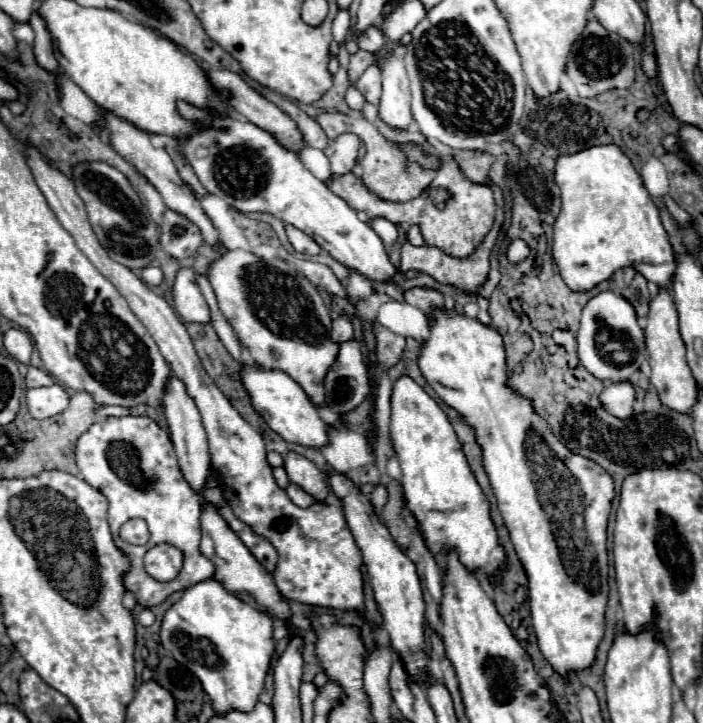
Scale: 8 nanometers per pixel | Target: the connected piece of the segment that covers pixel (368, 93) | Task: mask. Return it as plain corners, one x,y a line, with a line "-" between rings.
376,65
368,67
360,79
356,81
356,89
364,95
364,99
372,105
378,105
382,95
382,83
380,83
380,69

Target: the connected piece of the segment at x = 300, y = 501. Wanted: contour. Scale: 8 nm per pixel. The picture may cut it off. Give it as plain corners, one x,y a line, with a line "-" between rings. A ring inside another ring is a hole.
290,483
288,487
286,487
286,493
288,493
288,497
298,505
298,507
310,507
312,503
316,503
300,485
296,485
296,483

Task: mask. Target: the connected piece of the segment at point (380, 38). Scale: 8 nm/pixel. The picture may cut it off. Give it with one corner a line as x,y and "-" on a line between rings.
370,25
357,40
358,45
360,45
360,49
364,49
364,51
380,51
380,49
384,49
384,51
390,51
392,49
392,41
386,41
384,39
384,35
382,35
382,31
380,29
376,29
376,25

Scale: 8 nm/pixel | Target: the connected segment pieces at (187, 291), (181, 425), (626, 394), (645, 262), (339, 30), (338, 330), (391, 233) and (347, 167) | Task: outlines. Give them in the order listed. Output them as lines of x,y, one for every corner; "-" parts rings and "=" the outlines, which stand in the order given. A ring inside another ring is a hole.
180,269
176,283
172,287
174,307
184,321
190,323
210,323
210,309
202,297
200,287
194,281
194,269
=
172,377
168,381
166,395
164,395
164,413
166,413
166,419
168,419
170,437
172,437
172,443
174,443
174,451
176,451
176,457
178,457
180,471
182,471
186,483
190,485
190,489
194,493
202,493
206,483
208,483
208,477
212,473
206,431
204,431
202,419
198,417
198,409
194,409
194,401
190,401
190,397
186,397
186,389
182,389
182,381
178,381
176,377
=
620,381
604,387
604,391
600,393
600,403
610,415
618,419
628,419
632,415
632,405
634,405
632,383
=
594,145
572,155
558,155
554,181
560,187
562,207
552,225
552,255
572,291
588,291
622,267
634,267
654,285
670,285
674,251
660,221
660,209
618,145
=
338,11
336,19
334,19
334,25
332,25
332,37
334,37
334,41
338,45
342,45
346,41
348,29
350,29
350,15
348,15
348,11
=
340,317
332,323
332,333
330,333
332,341
334,343
344,343
344,341
350,341
352,339
352,323
346,319
346,317
=
374,217
374,219
370,221
370,227
380,235
380,239
382,239
386,245
392,245
392,243
396,241
396,237
398,237
396,225
390,223
390,221
384,219
384,217
=
342,133
342,135
338,135
324,149
324,153
330,159
330,169
332,169
332,175
334,177
352,171
352,167
356,165
358,149
360,149
360,139
354,133

